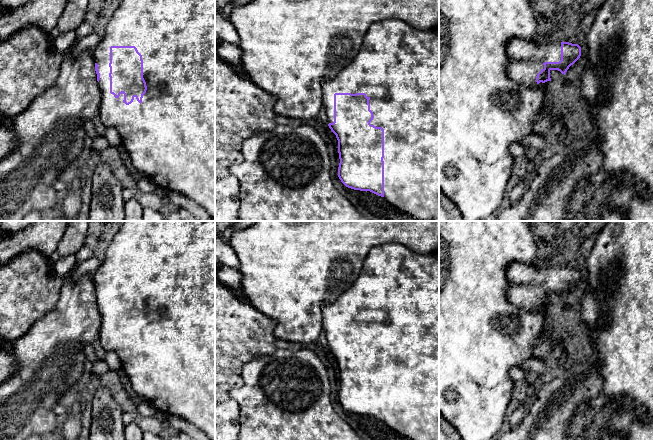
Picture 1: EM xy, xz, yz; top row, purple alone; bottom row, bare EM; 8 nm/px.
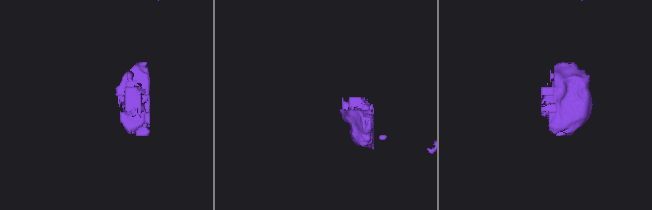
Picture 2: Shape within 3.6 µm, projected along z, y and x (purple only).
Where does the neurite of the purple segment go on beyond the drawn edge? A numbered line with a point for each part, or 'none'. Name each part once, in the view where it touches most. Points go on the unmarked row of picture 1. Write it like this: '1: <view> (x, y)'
1: xy (170, 361)

